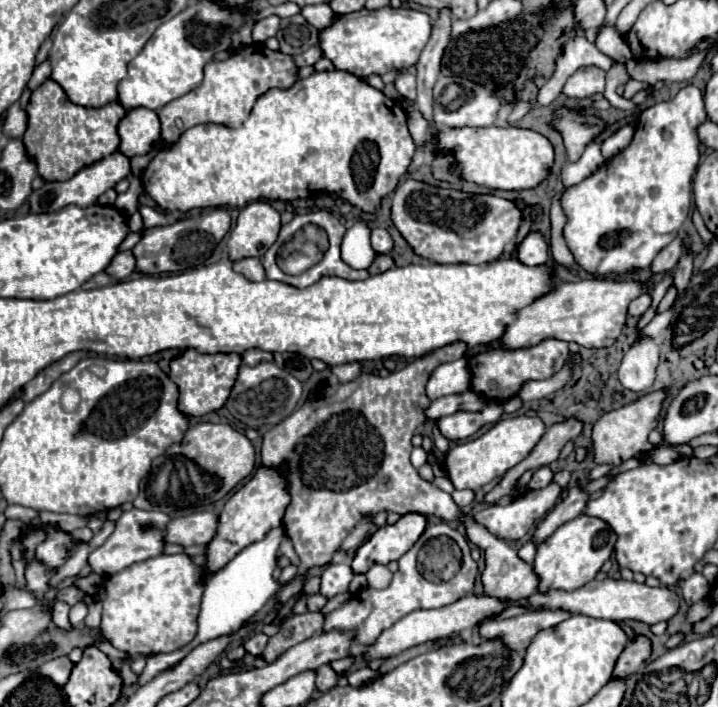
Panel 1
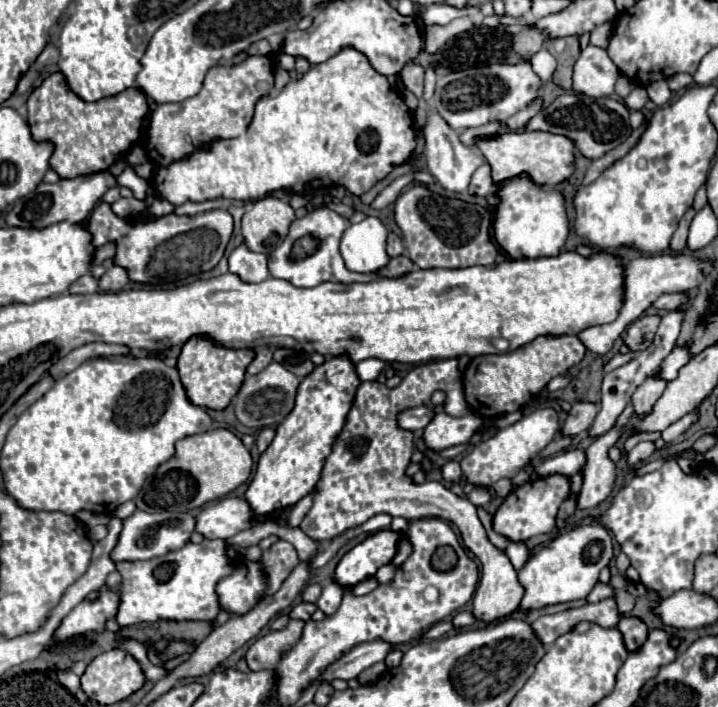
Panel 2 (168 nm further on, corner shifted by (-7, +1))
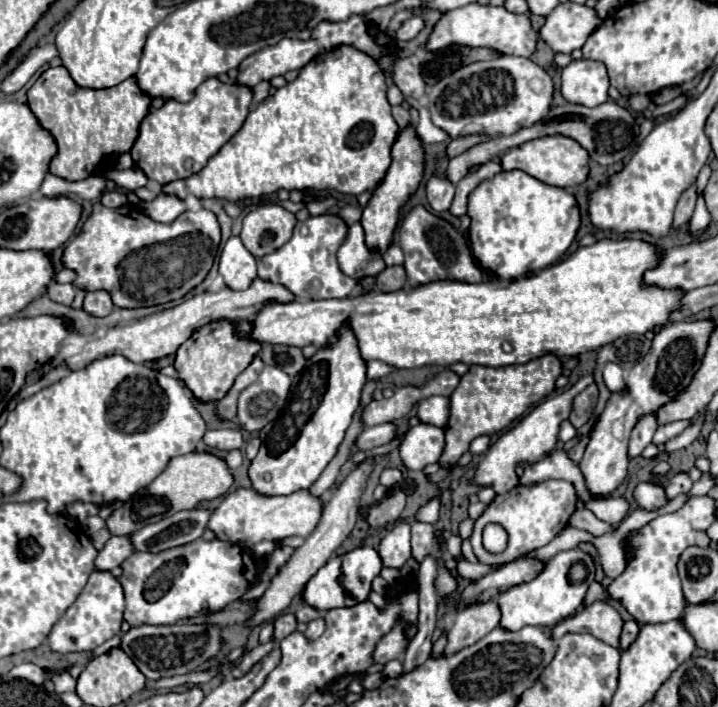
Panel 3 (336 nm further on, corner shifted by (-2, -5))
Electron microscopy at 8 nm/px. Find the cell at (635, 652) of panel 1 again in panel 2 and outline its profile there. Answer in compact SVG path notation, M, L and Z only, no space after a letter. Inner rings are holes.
M622 617L618 623L618 631L622 633L628 651L636 651L648 637L648 627L638 617Z

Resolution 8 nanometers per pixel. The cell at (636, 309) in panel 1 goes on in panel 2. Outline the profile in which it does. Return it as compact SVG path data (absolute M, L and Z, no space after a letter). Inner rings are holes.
M670 293L670 295L662 295L654 301L656 309L664 309L664 311L676 311L682 309L690 303L690 297L686 293Z

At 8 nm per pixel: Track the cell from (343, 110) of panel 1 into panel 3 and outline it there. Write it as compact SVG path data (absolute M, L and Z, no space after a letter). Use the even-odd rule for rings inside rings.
M335 47L333 51L321 55L321 59L313 59L313 63L305 65L295 81L275 89L265 101L261 101L247 115L247 121L237 135L233 135L199 173L163 185L163 193L179 199L185 199L191 193L199 199L217 197L233 203L269 195L279 189L335 189L345 195L361 195L385 177L393 161L391 149L397 141L399 125L391 115L391 105L385 93L385 75L381 67L369 59L369 55L357 51L355 47Z

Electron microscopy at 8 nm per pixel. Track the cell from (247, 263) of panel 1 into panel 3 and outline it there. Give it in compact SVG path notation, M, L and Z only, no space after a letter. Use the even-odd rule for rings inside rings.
M231 237L219 259L219 273L225 279L225 285L233 291L247 289L257 277L255 257L245 249L239 237Z

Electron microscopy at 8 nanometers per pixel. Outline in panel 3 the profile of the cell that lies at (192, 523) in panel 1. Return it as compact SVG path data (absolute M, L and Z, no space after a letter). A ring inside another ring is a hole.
M237 489L229 493L223 503L213 511L207 529L215 533L217 539L229 541L235 545L241 545L245 549L251 549L259 541L265 539L285 539L291 535L297 537L309 537L313 533L313 527L321 519L323 501L309 495L309 491L295 491L293 495L279 495L279 497L263 497L257 495L253 489Z

